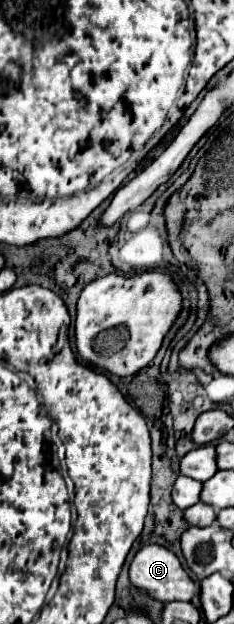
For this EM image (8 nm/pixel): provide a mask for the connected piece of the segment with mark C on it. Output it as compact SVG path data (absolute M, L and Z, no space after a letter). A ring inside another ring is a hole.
M145 545L135 555L131 569L129 569L129 575L131 575L131 583L135 587L145 589L149 597L159 599L159 601L191 601L193 595L197 593L193 579L185 573L179 559L169 549L159 547L159 545Z

